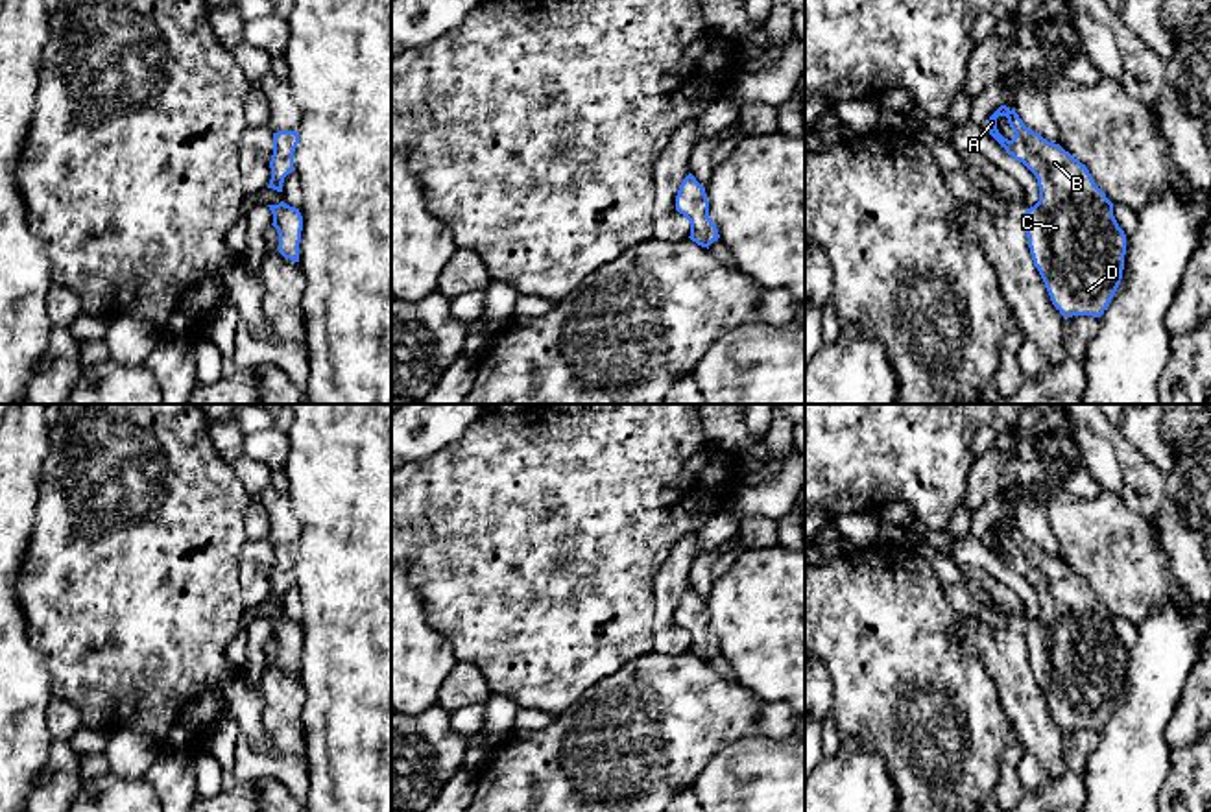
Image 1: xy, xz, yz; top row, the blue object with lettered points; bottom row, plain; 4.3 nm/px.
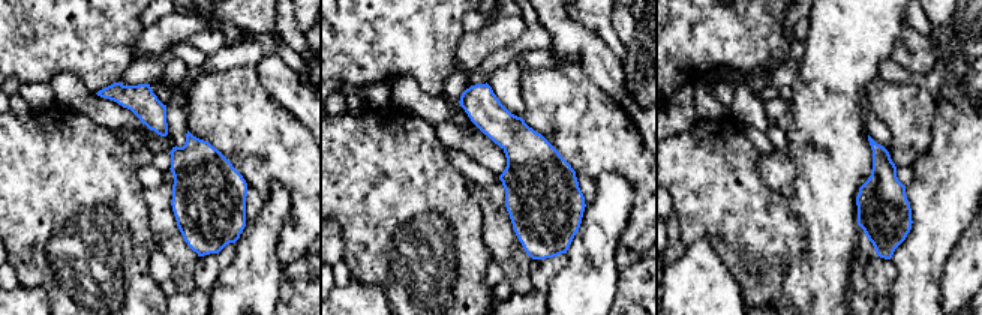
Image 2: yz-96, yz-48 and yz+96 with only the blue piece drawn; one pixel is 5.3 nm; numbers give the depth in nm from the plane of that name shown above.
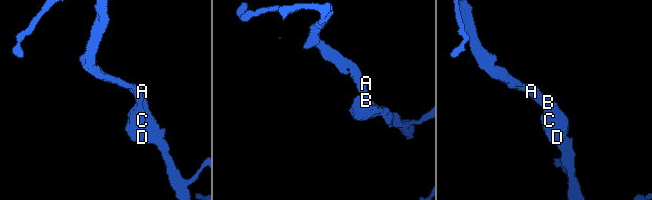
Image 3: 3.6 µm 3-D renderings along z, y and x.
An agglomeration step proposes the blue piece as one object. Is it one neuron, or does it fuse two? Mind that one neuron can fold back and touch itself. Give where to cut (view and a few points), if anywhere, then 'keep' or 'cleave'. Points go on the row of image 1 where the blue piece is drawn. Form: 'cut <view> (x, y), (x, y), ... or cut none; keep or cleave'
cut none; keep

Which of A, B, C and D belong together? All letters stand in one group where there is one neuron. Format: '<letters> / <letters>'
A B C D

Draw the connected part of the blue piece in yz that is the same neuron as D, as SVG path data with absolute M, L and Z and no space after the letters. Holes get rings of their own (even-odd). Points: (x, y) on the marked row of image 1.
M1001 105L988 120L989 135L1023 162L1037 179L1039 201L1021 218L1028 238L1030 255L1052 304L1063 317L1100 317L1111 303L1124 269L1126 234L1113 216L1113 203L1095 185L1089 170L1060 144L1049 142L1028 129L1015 109ZM1006 116L1015 137L1004 138L997 118Z

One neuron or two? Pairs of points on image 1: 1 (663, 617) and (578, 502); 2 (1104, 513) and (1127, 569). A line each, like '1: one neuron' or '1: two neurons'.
1: two neurons
2: one neuron

